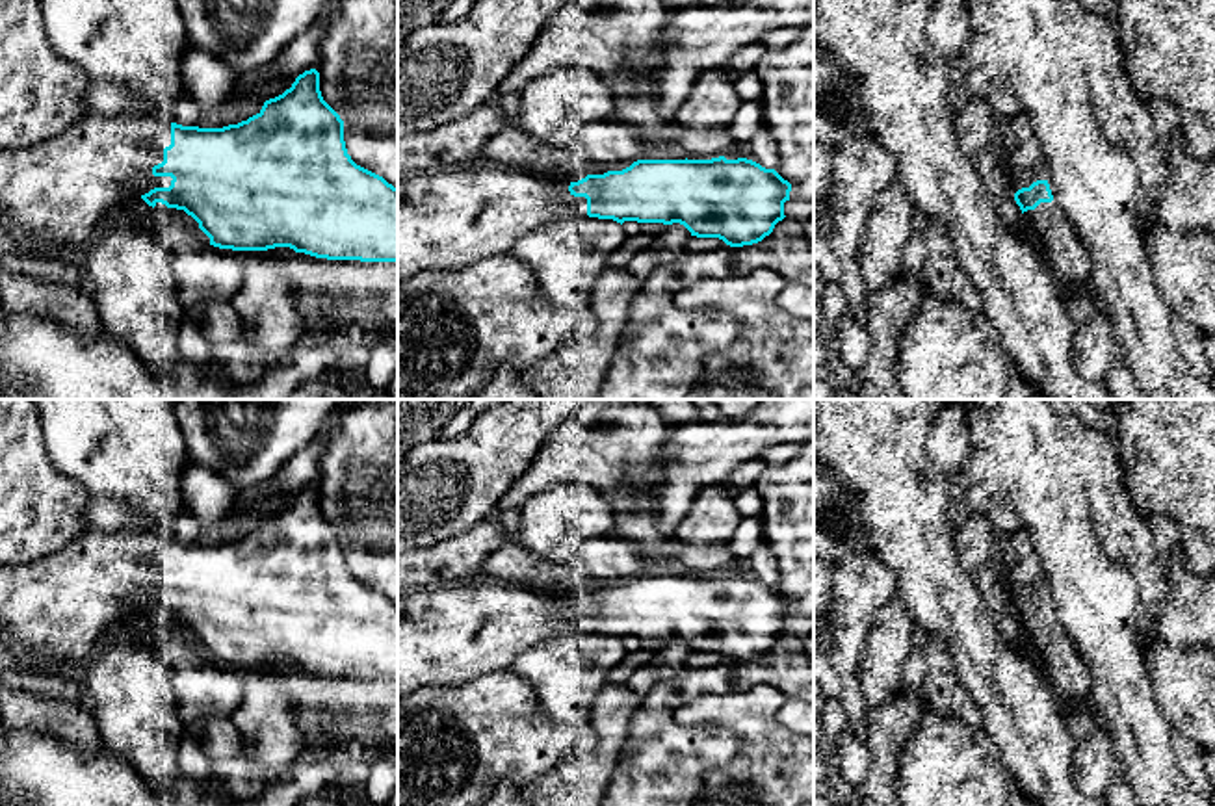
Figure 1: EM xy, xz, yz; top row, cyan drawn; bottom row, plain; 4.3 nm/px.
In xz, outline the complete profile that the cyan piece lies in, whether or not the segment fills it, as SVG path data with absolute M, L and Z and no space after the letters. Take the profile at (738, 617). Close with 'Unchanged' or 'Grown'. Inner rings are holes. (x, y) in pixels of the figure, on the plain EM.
M725 572L712 576L637 576L622 587L587 591L578 598L515 585L418 591L398 598L398 700L427 685L459 685L509 670L528 648L561 633L589 631L617 639L684 641L691 652L743 663L769 652L784 631L791 600L775 585Z. Grown

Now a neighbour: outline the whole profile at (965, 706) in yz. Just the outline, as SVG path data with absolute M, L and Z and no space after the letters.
M959 683L953 693L953 708L951 713L960 721L970 724L975 730L983 730L983 717L977 702L970 696L970 693Z

